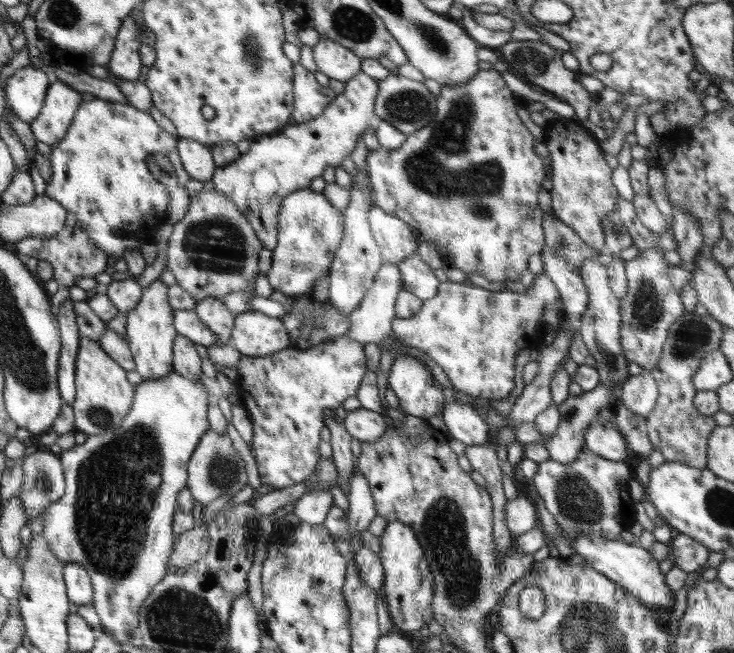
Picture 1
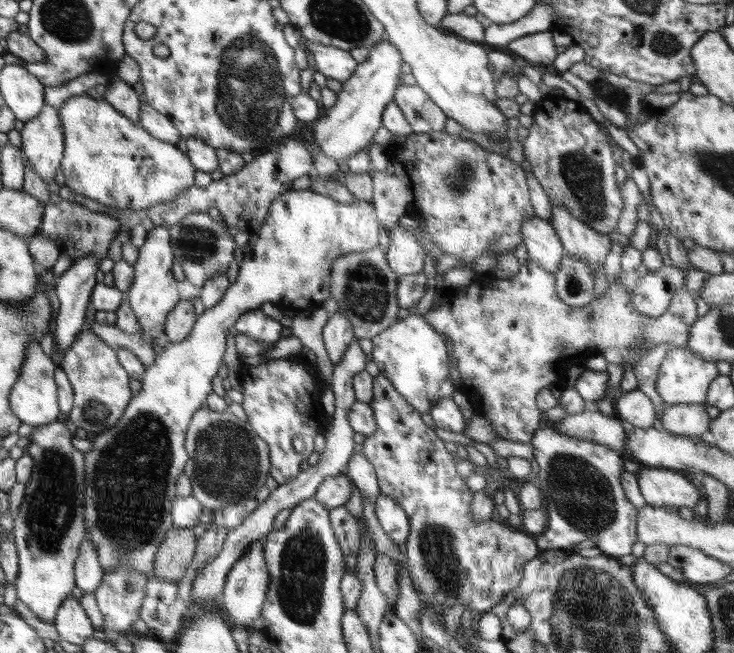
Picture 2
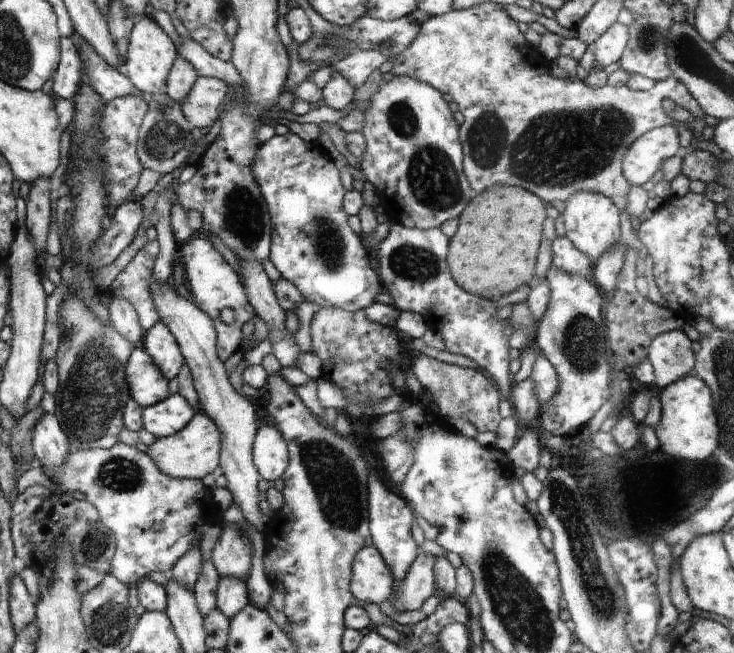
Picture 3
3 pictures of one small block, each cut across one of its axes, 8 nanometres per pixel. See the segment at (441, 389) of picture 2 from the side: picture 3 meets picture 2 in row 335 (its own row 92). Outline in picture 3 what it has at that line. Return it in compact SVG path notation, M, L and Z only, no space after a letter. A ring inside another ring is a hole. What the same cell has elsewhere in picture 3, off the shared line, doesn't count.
M394 76L392 80L380 84L363 112L365 124L361 132L366 138L366 148L360 166L367 180L376 186L378 198L388 210L389 221L426 230L458 218L477 192L464 174L459 125L441 92L422 80Z

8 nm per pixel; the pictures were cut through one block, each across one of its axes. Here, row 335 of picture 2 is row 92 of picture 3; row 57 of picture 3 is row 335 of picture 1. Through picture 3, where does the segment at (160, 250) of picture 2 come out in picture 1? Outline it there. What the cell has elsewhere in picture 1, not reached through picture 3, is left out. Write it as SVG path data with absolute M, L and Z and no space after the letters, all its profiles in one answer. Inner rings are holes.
M160 279L142 290L138 306L128 312L127 329L124 338L129 341L136 362L136 372L143 380L158 380L173 370L173 342L178 333L174 328L173 310L168 304L168 286Z

